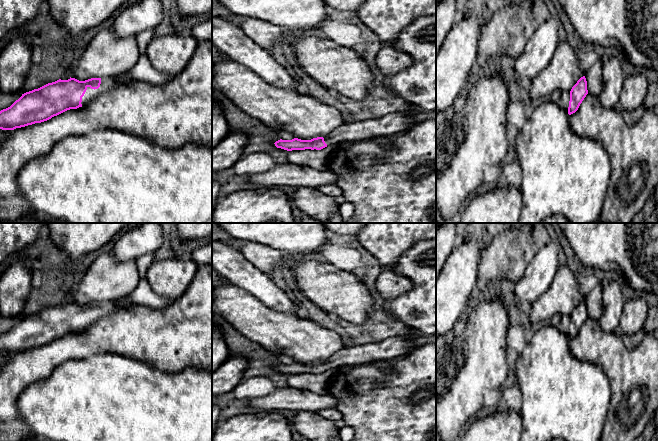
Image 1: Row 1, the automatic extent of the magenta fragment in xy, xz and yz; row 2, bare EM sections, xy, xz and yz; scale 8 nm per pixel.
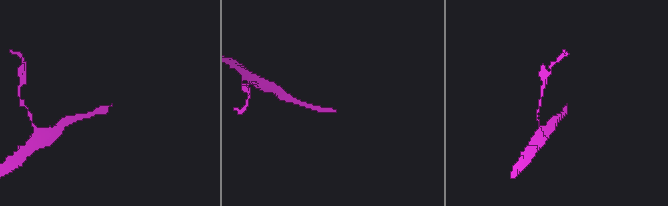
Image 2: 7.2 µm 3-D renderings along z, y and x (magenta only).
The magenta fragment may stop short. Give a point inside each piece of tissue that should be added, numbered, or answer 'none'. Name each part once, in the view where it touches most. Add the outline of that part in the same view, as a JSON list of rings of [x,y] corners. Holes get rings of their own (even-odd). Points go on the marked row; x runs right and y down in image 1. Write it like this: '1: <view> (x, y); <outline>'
1: xy (107, 84); [[[109,77],[109,78],[102,78],[101,84],[98,89],[91,89],[90,87],[87,87],[87,90],[82,97],[82,105],[87,104],[88,102],[92,101],[93,99],[99,97],[103,93],[106,93],[108,91],[111,91],[121,85],[128,85],[129,83],[133,82],[135,80],[128,79],[126,81],[119,81],[116,77]]]

